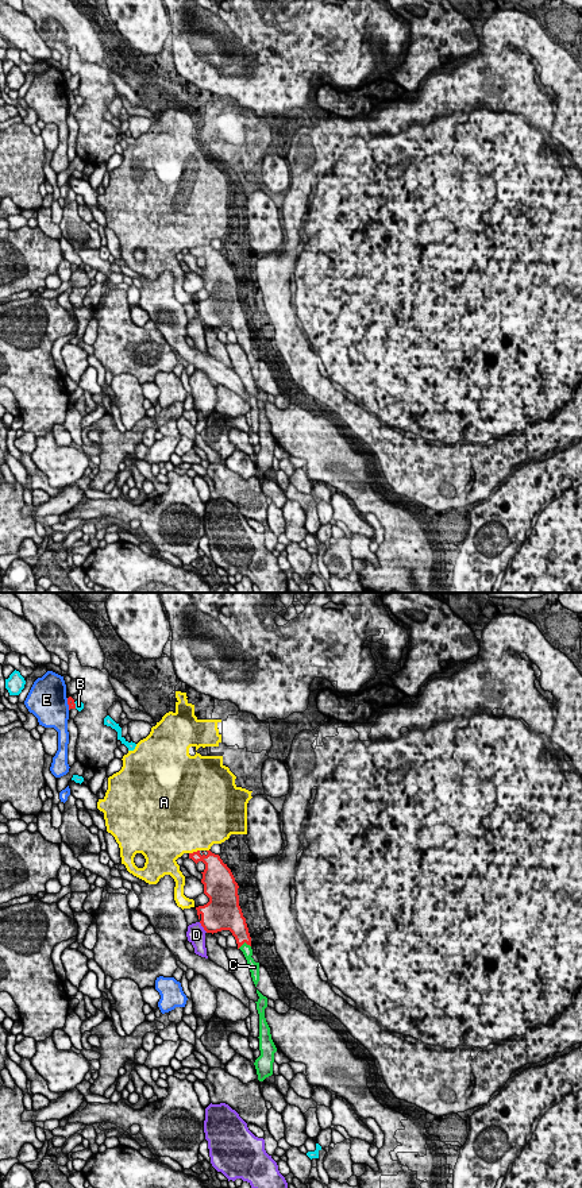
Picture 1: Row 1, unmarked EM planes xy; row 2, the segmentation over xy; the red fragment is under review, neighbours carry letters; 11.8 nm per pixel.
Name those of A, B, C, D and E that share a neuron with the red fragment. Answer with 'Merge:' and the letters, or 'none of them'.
Merge: C

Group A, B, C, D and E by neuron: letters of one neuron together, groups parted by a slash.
A / B / C / D / E

